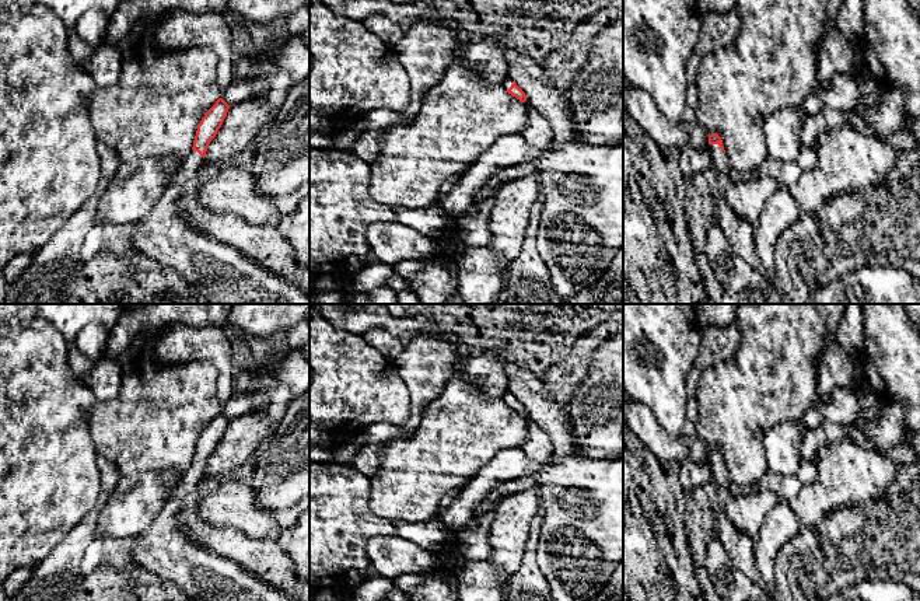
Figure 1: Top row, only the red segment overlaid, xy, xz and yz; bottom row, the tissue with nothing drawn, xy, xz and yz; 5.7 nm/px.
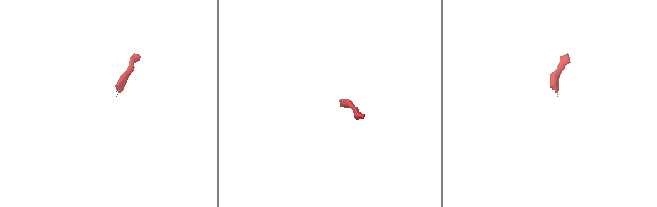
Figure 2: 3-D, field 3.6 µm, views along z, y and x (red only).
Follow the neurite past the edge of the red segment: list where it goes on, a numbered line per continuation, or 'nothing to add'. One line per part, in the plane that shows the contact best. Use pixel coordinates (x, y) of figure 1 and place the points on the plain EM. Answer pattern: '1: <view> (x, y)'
1: yz (720, 475)

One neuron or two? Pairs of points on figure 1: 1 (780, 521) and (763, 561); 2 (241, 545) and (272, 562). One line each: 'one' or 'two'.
1: one
2: one

